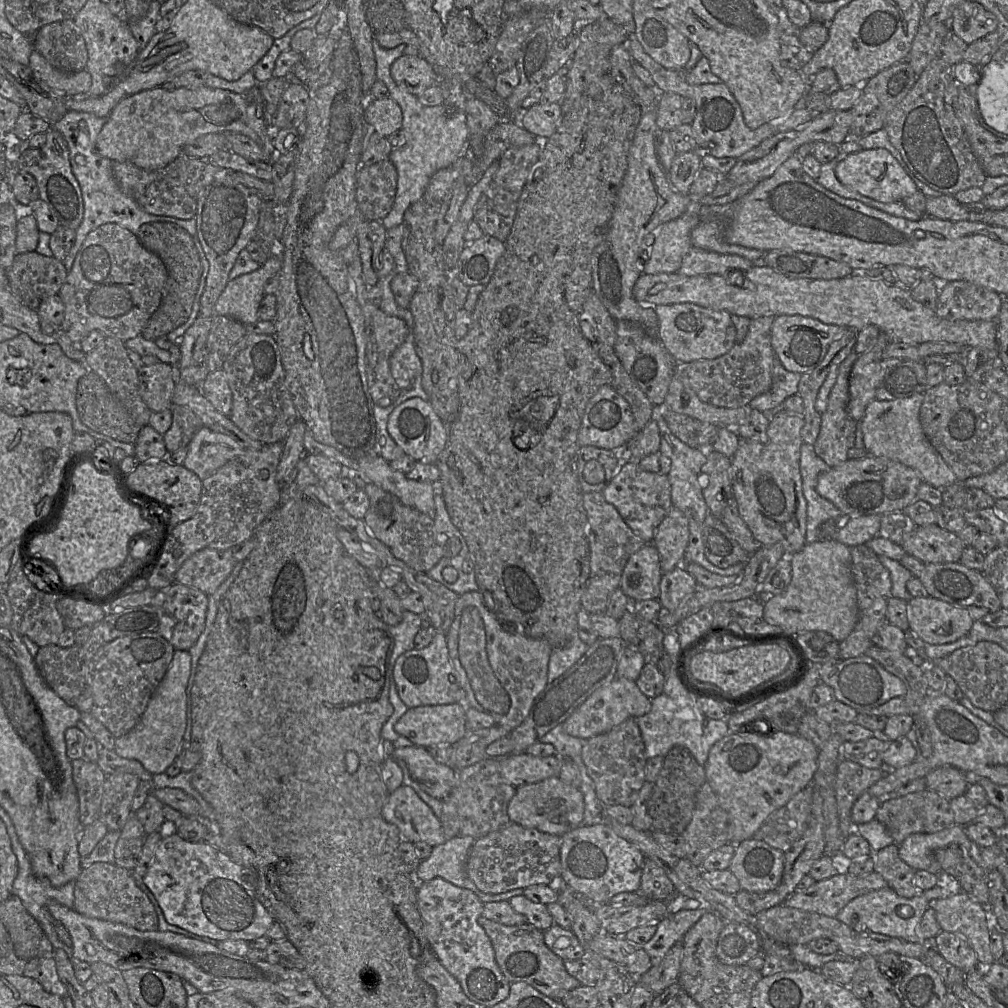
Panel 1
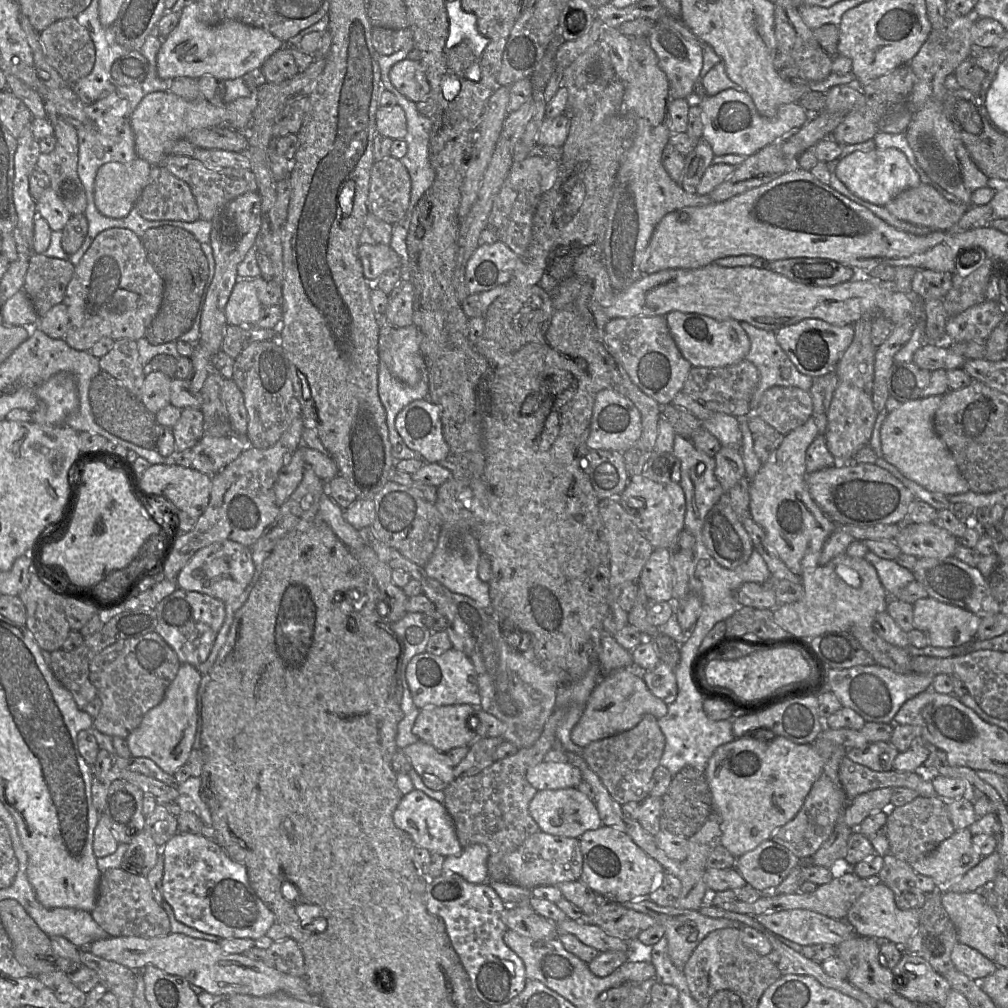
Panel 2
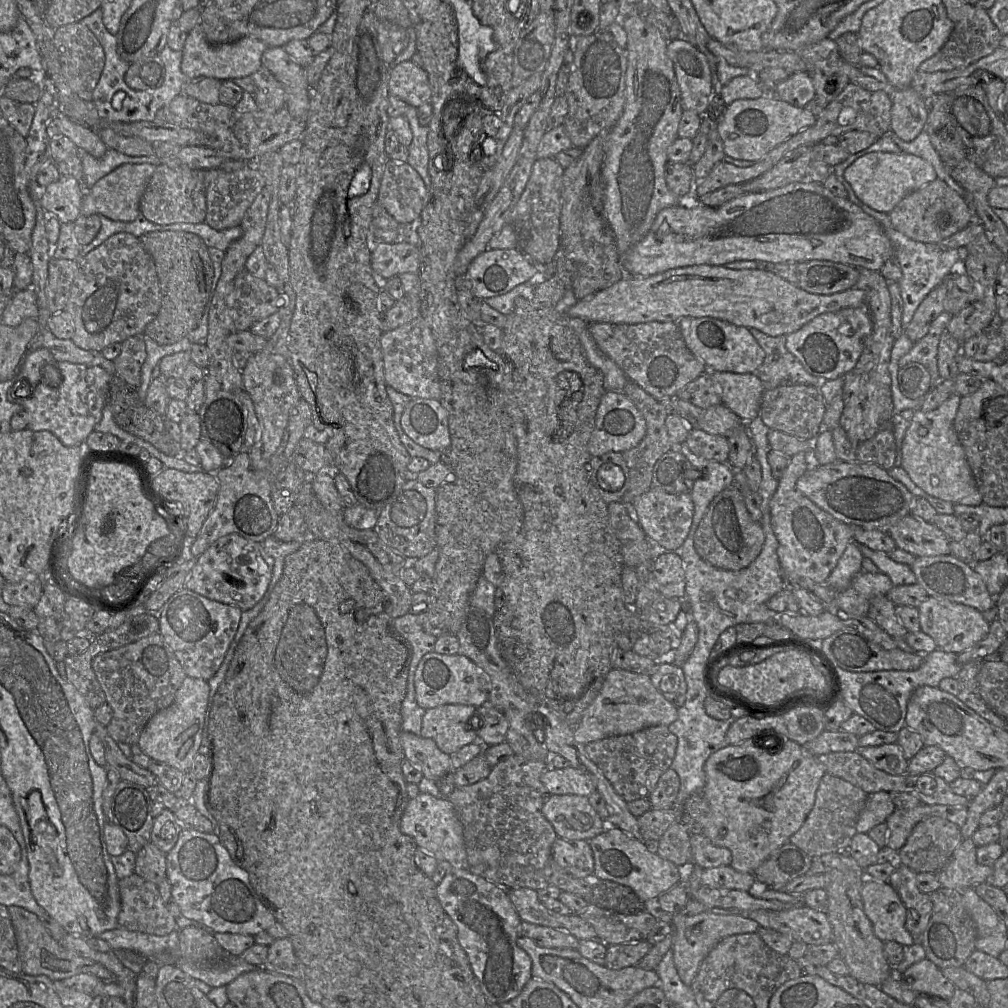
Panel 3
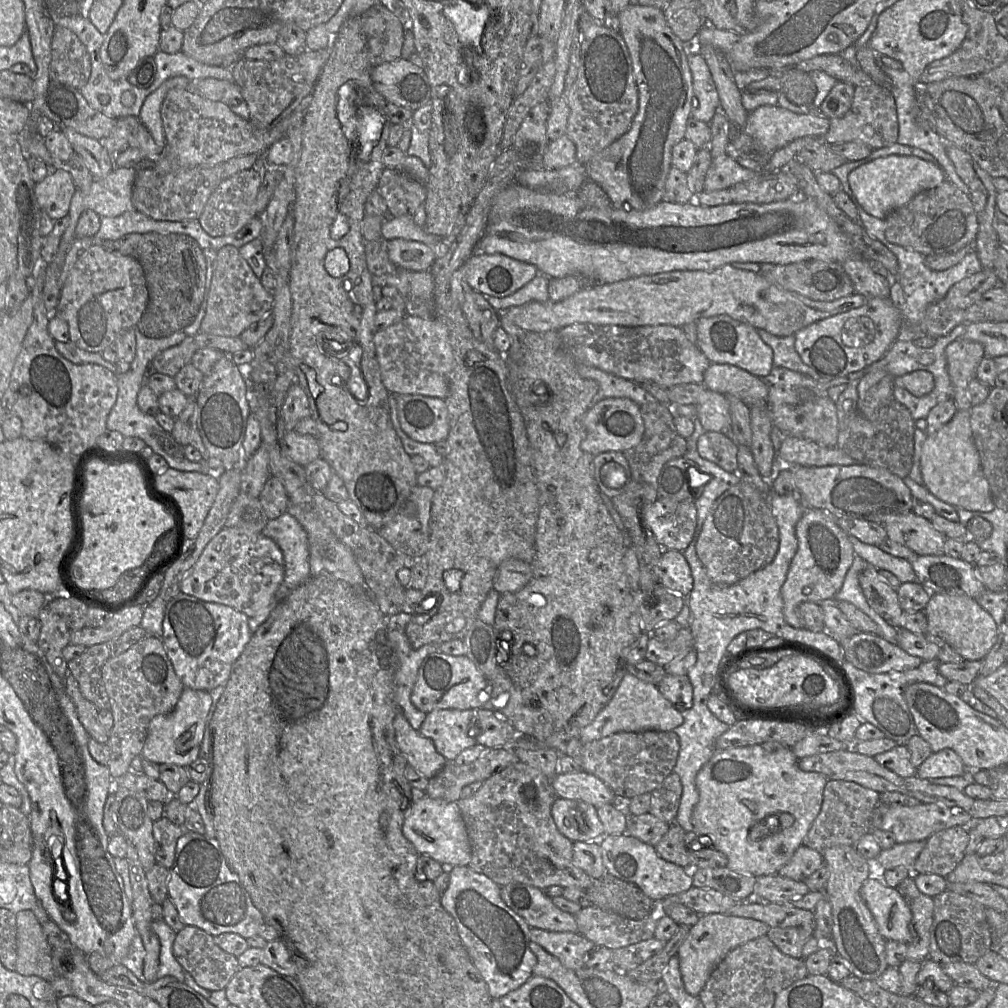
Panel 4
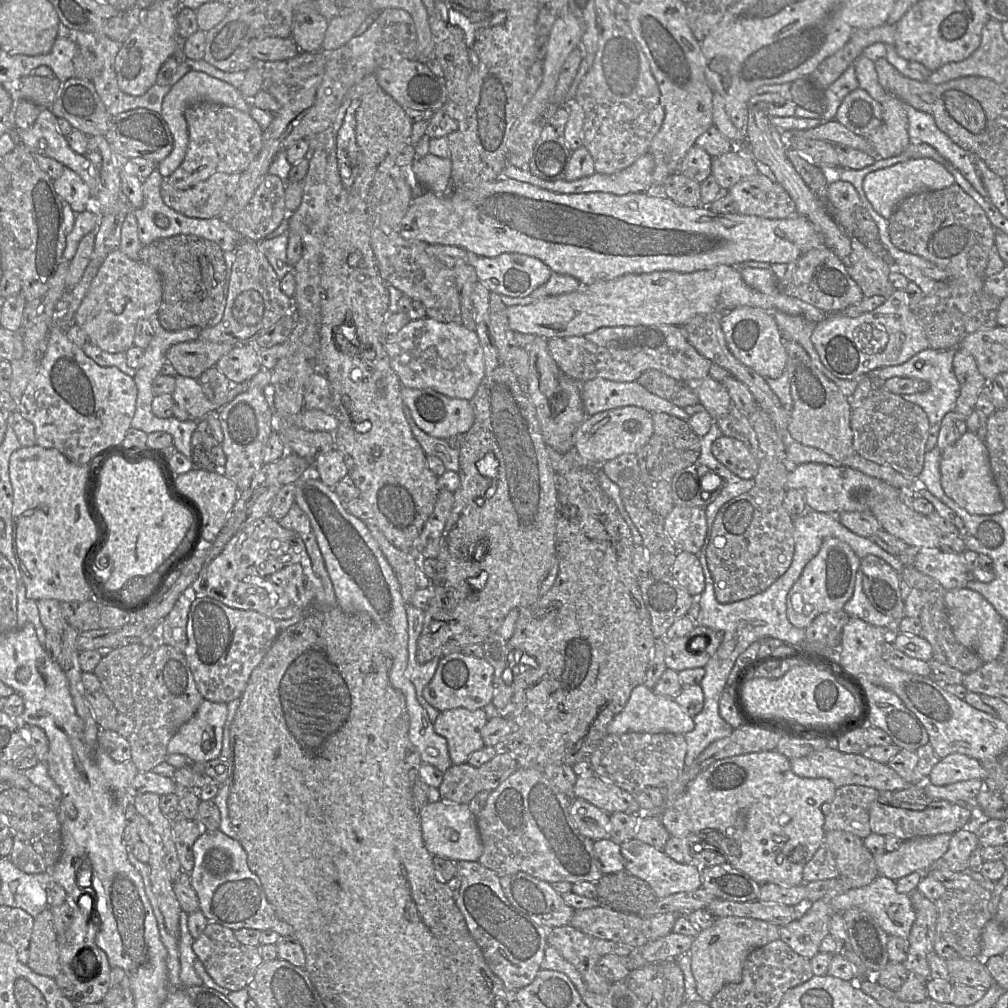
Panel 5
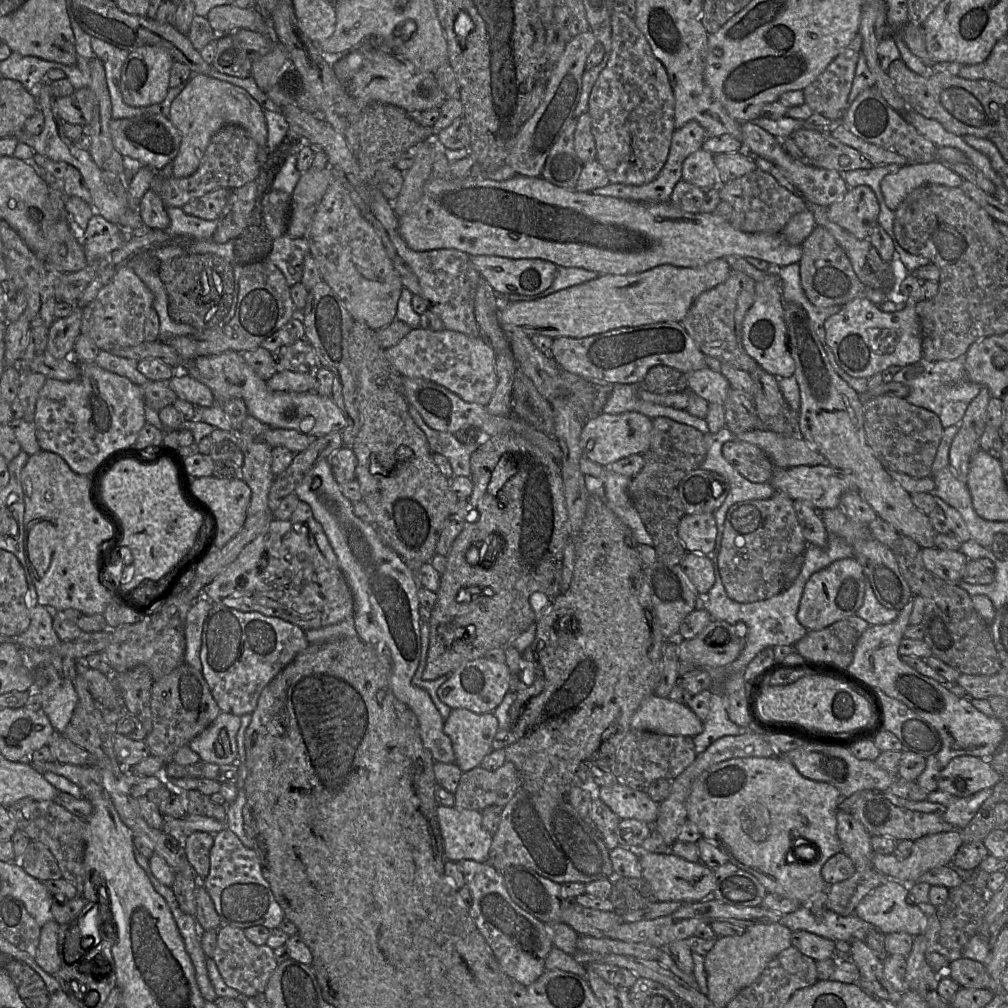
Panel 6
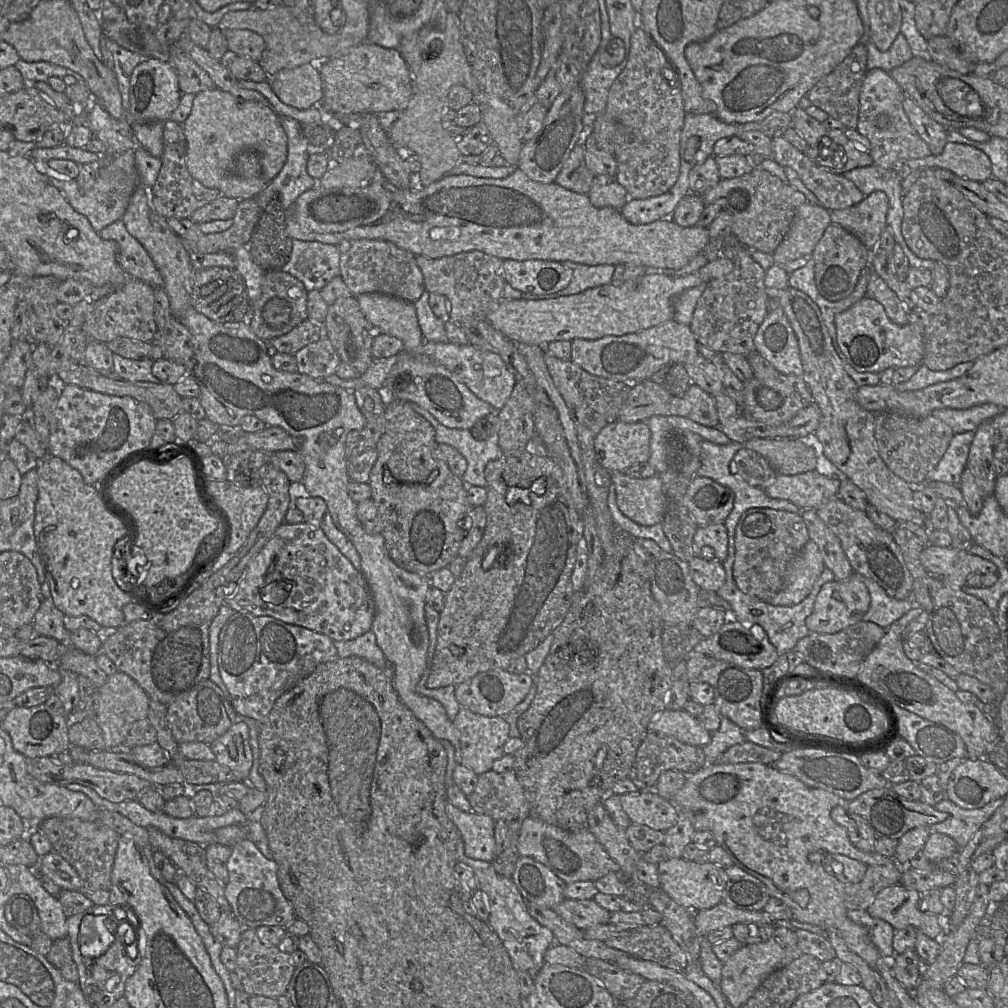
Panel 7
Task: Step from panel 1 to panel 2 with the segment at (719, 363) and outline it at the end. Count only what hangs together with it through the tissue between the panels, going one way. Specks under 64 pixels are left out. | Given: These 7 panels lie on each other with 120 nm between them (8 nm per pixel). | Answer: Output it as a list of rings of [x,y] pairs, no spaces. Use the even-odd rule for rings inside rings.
[[[743,359],[725,367],[692,367],[685,379],[682,392],[712,412],[735,417],[748,416],[752,413],[750,400],[758,382],[758,369],[747,359]]]

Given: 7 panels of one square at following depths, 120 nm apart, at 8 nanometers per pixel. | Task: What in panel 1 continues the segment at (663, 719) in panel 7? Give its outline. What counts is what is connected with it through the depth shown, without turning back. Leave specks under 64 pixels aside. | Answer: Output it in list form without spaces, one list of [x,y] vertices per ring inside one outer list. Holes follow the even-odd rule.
[[[616,677],[594,691],[564,722],[569,735],[587,739],[604,733],[631,717],[639,717],[651,709],[651,699],[637,686],[634,680]]]

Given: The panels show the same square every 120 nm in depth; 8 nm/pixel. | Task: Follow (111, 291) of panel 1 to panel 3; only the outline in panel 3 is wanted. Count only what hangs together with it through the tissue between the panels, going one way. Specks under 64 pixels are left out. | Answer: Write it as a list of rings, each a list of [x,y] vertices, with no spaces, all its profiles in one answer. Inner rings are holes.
[[[126,232],[113,234],[78,261],[80,268],[66,305],[73,321],[74,344],[101,352],[111,344],[144,333],[160,310],[162,293],[154,259],[140,238]]]

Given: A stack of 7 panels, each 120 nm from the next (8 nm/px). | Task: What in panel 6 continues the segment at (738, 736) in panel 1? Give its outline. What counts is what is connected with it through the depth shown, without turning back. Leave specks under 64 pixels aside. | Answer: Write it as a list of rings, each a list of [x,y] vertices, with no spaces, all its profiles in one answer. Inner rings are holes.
[[[779,755],[733,758],[710,766],[692,782],[686,800],[687,820],[703,838],[726,853],[729,862],[755,876],[767,892],[805,905],[813,895],[827,889],[829,885],[823,879],[821,869],[830,857],[842,852],[836,820],[842,798],[835,786],[803,777],[791,762]],[[798,847],[799,851],[807,849],[806,853],[810,853],[807,862],[796,857]],[[815,850],[818,854],[821,850],[821,858],[811,863]]]

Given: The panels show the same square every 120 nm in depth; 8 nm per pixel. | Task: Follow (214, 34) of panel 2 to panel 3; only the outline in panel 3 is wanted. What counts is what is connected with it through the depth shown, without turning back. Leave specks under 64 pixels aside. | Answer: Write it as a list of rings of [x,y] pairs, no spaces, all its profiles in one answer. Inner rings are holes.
[[[197,24],[188,34],[182,50],[181,71],[190,79],[236,79],[250,76],[262,66],[262,56],[269,47],[254,37],[243,37],[234,42],[212,45]]]

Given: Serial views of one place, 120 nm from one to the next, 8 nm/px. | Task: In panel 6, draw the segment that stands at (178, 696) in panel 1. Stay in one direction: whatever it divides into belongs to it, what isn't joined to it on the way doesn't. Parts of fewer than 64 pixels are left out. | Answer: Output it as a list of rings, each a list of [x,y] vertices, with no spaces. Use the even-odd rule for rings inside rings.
[[[221,712],[188,745],[204,762],[221,765],[236,764],[238,760],[237,733],[240,726],[240,716]]]

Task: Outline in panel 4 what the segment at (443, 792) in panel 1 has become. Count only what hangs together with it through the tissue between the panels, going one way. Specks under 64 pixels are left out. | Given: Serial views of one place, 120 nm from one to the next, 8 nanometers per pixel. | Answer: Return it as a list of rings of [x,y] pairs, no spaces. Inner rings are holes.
[[[399,711],[394,720],[395,736],[398,747],[412,766],[424,777],[435,777],[448,763],[436,750],[432,740],[424,737],[419,730],[412,728],[405,716]]]

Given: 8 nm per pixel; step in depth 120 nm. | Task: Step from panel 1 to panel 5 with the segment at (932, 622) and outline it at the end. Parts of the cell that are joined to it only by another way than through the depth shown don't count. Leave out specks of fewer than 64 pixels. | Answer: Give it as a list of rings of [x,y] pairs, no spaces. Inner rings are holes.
[[[968,588],[947,591],[945,604],[953,633],[962,645],[978,654],[984,663],[996,660],[1003,648],[1007,621],[980,593]]]

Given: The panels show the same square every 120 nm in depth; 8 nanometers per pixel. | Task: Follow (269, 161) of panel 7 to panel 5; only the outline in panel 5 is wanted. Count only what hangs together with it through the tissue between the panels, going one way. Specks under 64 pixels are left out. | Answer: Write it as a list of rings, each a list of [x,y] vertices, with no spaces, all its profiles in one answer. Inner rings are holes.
[[[190,71],[185,74],[165,95],[160,111],[161,116],[167,123],[173,136],[173,149],[171,153],[156,164],[156,169],[164,179],[167,179],[181,165],[186,155],[189,144],[189,133],[184,112],[189,106],[200,102],[213,102],[233,107],[247,113],[251,108],[250,100],[245,98],[239,90],[231,84],[214,78],[204,72]]]

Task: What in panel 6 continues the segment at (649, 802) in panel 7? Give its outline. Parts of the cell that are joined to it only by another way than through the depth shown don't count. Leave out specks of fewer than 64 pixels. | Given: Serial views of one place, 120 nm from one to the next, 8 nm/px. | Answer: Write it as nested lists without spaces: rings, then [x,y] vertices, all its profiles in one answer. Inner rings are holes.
[[[616,783],[613,786],[596,788],[595,796],[620,819],[636,819],[651,826],[657,819],[659,803],[653,801],[645,790],[634,790]]]

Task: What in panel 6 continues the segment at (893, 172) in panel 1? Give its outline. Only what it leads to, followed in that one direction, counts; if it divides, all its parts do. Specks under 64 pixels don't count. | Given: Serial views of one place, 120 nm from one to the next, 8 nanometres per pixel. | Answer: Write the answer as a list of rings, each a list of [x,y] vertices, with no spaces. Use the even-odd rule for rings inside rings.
[[[939,161],[924,164],[908,164],[896,173],[886,175],[881,181],[881,190],[886,205],[895,211],[905,197],[925,184],[960,187],[962,177]]]

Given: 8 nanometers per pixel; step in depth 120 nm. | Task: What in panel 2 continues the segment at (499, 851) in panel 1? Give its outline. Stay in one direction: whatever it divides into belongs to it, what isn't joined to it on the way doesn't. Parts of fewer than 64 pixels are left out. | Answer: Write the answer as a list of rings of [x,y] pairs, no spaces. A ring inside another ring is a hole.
[[[541,830],[526,838],[517,849],[507,856],[497,853],[488,857],[488,876],[491,881],[507,882],[529,889],[540,885],[556,885],[566,881],[577,881],[581,876],[582,867],[583,855],[578,838],[556,836]]]

